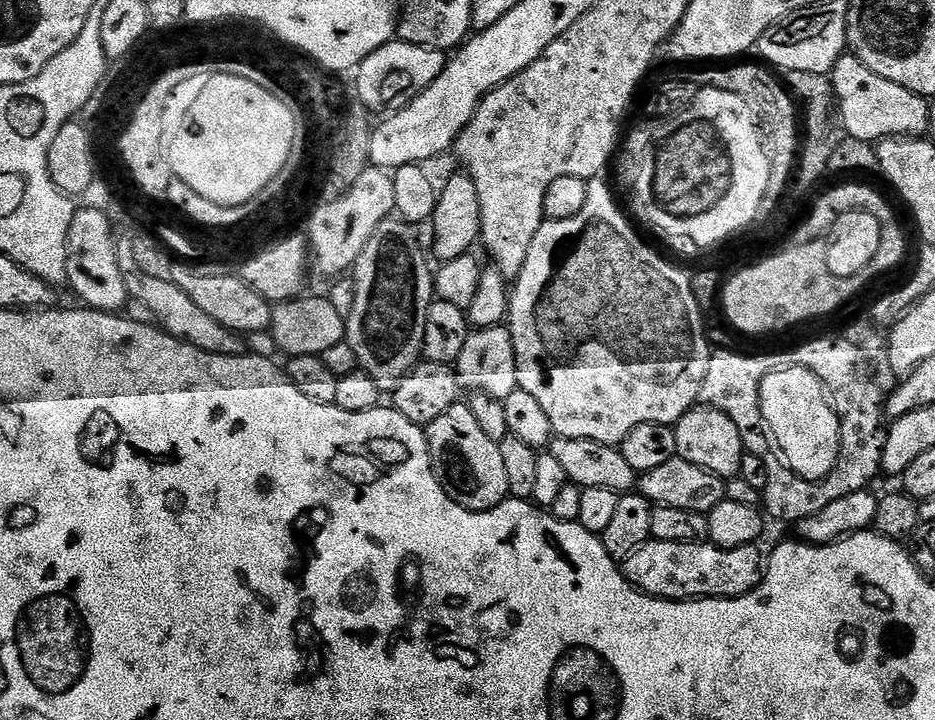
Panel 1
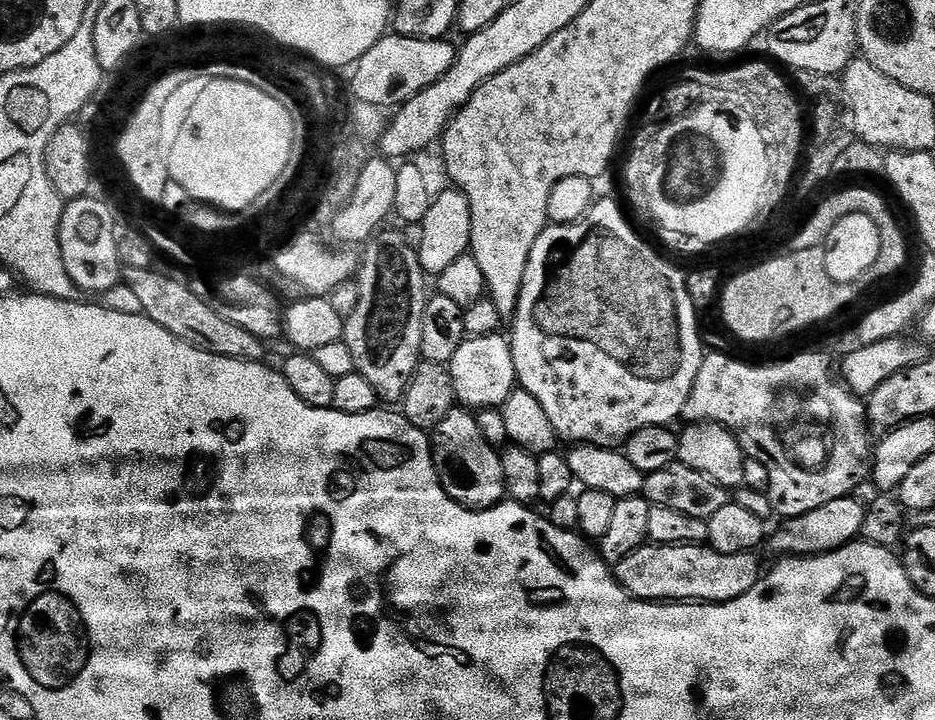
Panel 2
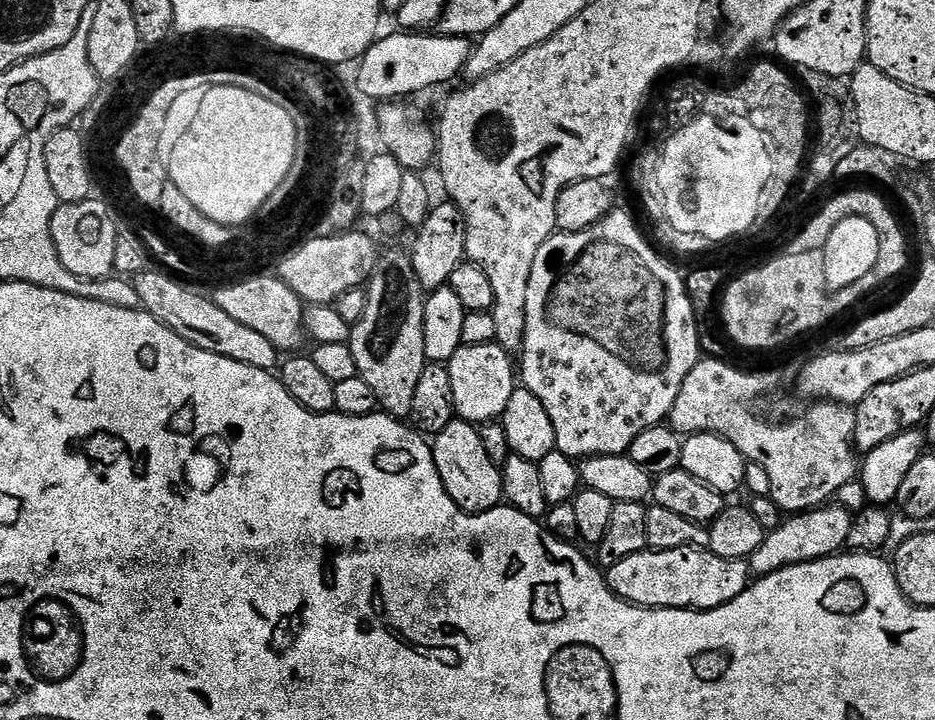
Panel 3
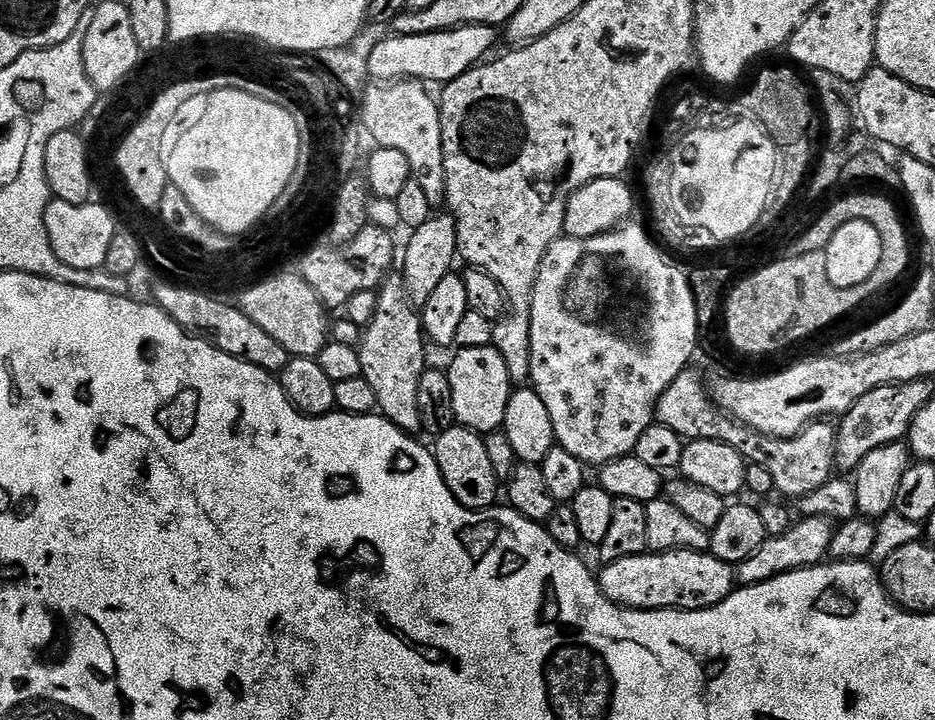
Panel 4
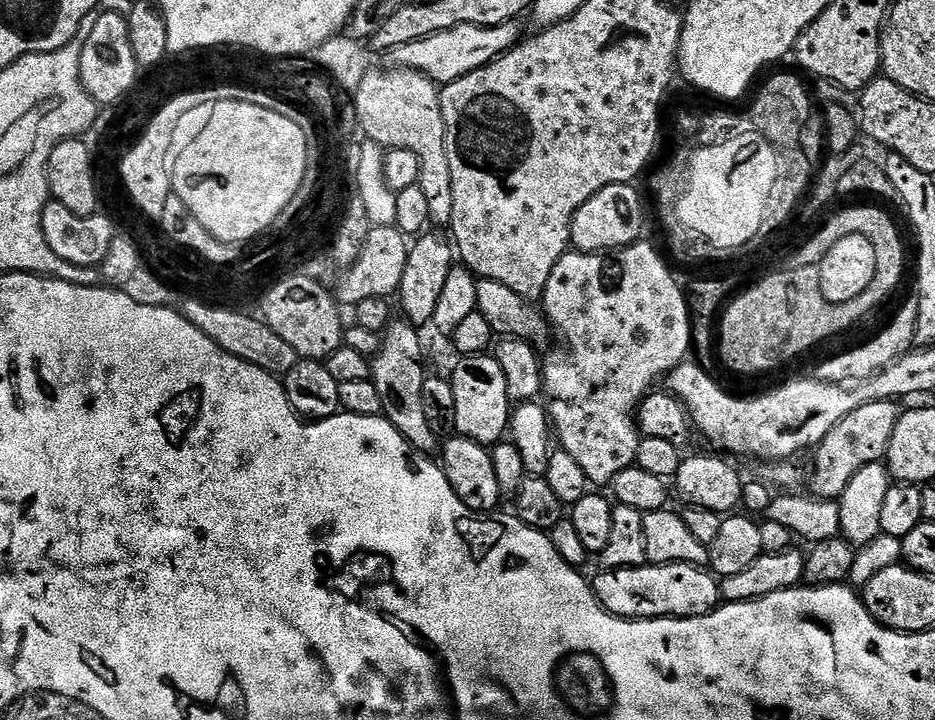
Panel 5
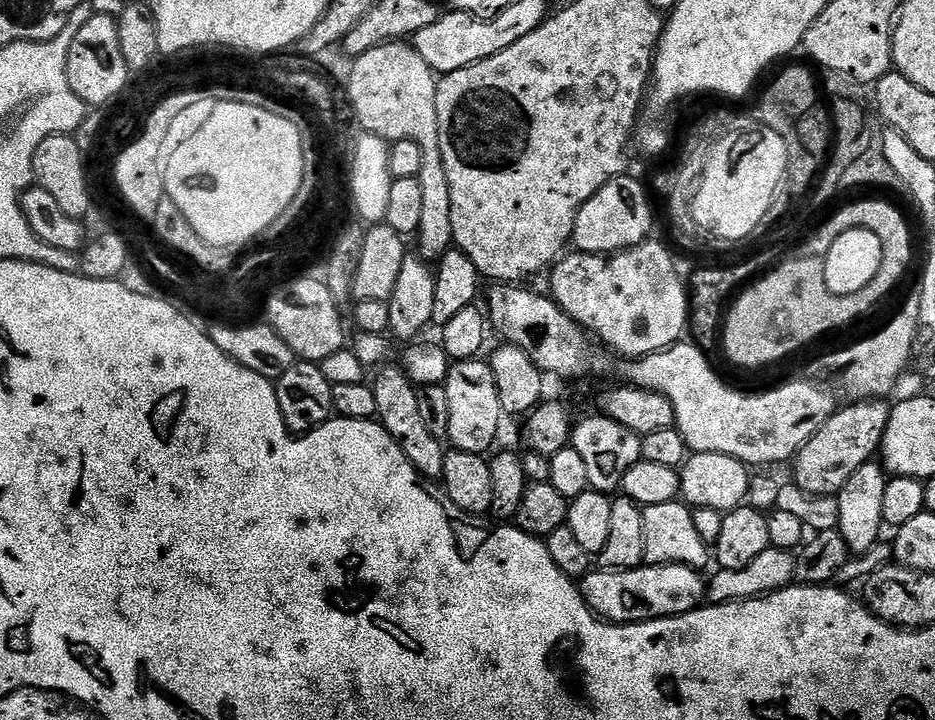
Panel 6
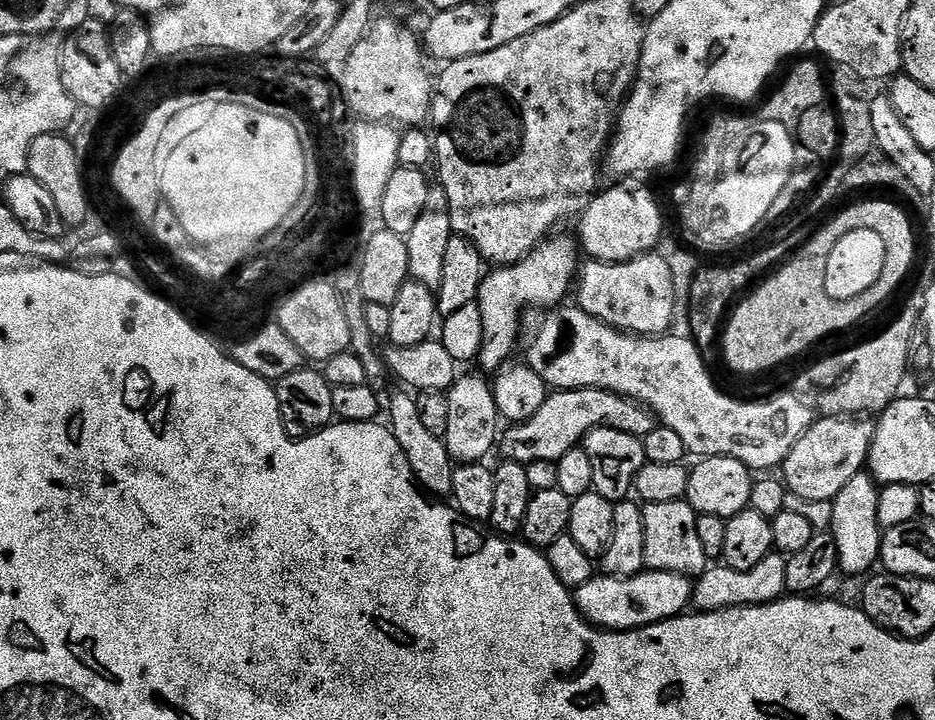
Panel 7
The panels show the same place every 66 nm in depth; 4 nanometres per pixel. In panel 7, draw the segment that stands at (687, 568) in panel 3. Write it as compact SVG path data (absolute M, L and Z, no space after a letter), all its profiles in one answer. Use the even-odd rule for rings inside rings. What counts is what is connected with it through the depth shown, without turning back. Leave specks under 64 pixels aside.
M645 570L630 578L597 574L590 578L590 582L585 582L584 585L575 588L574 599L576 611L593 628L602 628L606 632L633 632L636 628L645 628L651 624L657 624L663 620L672 620L675 616L687 613L692 604L693 587L693 581L689 577L673 572Z

